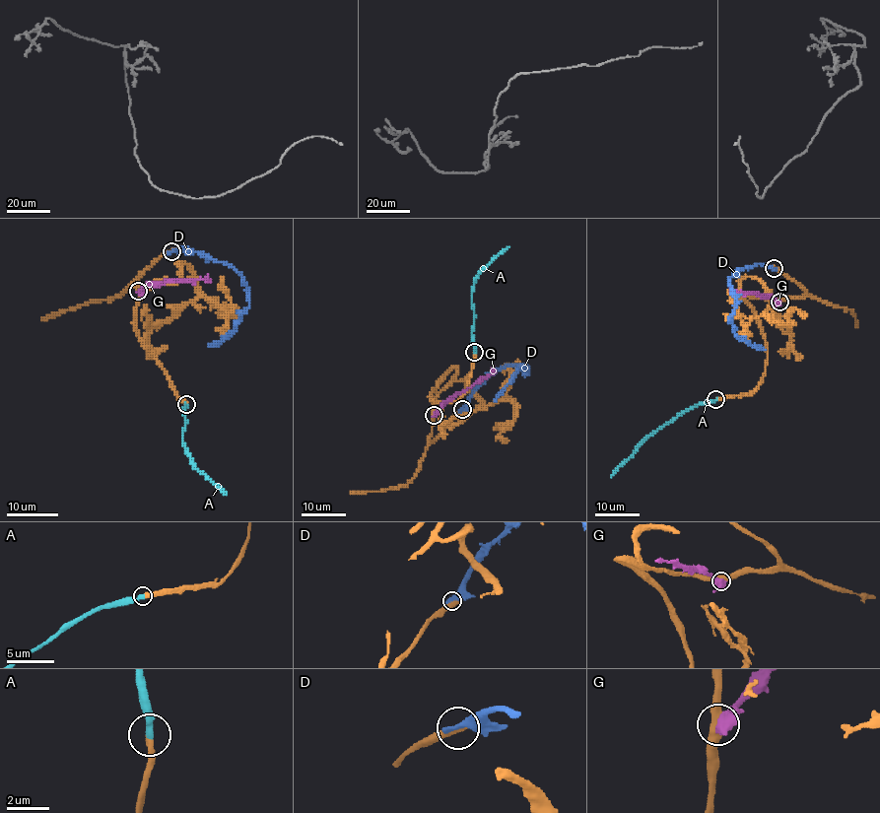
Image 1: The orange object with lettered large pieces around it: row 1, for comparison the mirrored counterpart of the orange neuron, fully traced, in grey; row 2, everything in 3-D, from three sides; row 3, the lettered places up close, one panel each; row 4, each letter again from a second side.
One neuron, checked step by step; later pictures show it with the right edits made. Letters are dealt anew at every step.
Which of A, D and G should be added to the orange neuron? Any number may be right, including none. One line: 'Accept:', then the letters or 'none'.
Accept: A

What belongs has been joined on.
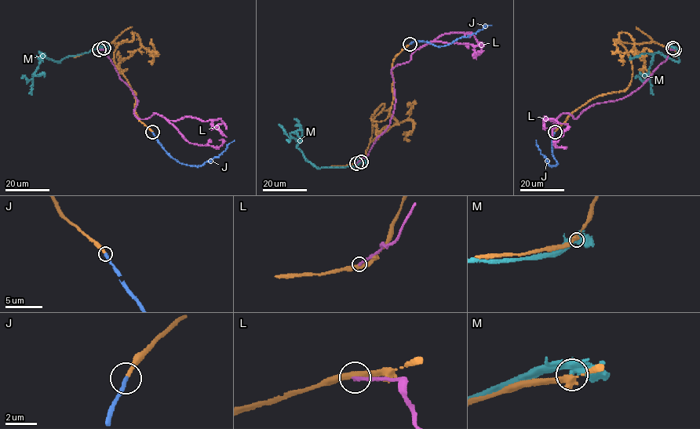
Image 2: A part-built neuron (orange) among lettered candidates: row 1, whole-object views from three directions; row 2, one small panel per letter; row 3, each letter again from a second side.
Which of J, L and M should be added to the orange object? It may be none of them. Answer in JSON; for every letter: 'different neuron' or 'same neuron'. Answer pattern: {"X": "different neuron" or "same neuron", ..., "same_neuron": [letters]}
{"J": "same neuron", "L": "different neuron", "M": "different neuron", "same_neuron": ["J"]}

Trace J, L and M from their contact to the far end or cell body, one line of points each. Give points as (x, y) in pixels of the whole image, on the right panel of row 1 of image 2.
J: (554, 132), (552, 151), (557, 162), (555, 165), (550, 166), (541, 153), (536, 140)
L: (673, 49), (621, 98), (592, 103), (575, 118), (565, 113), (555, 120), (544, 118), (566, 124), (562, 136)
M: (672, 48), (677, 50), (678, 61), (656, 52), (648, 70), (649, 78), (642, 80), (637, 76), (635, 78)

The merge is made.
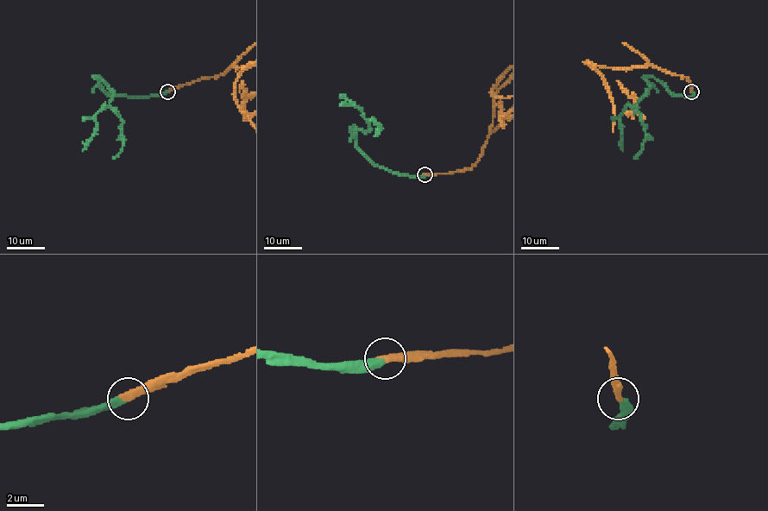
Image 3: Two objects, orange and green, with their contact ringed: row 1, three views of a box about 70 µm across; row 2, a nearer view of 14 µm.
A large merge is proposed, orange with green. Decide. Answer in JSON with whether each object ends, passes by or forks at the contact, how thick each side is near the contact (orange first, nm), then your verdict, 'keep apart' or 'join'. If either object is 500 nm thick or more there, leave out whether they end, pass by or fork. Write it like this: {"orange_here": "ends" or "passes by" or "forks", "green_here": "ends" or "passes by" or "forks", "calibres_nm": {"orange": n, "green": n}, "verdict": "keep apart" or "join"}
{"orange_here": "ends", "green_here": "ends", "calibres_nm": {"orange": 400, "green": 360}, "verdict": "join"}

